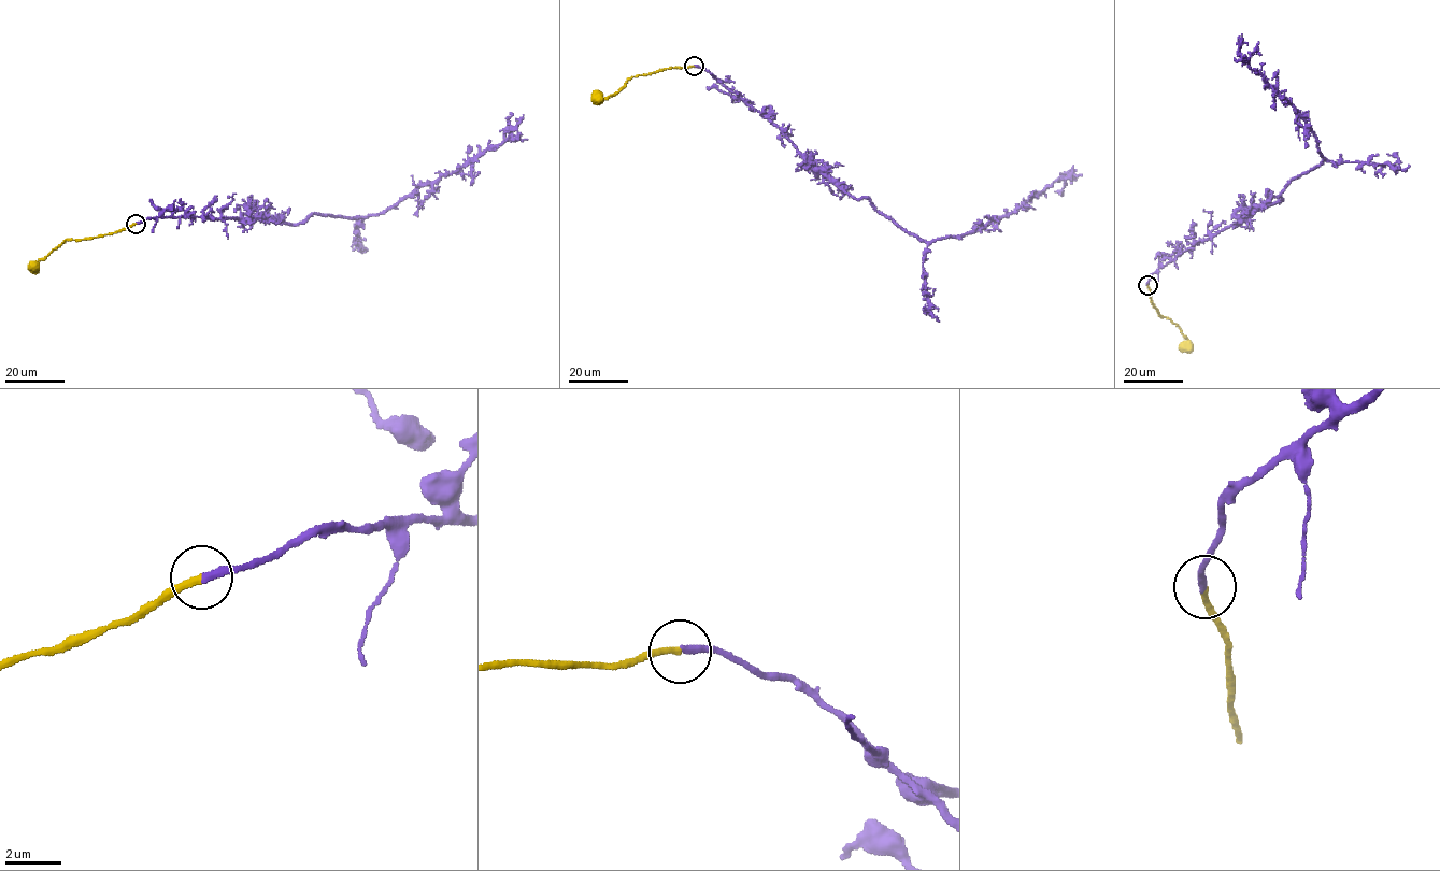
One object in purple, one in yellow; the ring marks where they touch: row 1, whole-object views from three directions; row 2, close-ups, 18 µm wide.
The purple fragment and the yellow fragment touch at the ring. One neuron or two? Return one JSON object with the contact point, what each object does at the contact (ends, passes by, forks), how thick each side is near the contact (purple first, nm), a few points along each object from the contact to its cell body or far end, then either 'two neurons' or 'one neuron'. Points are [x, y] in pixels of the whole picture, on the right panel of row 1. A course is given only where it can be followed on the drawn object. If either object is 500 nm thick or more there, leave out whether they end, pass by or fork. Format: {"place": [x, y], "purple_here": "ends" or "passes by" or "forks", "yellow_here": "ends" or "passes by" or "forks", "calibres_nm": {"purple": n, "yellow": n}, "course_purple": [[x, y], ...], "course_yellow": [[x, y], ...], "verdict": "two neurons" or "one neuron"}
{"place": [1148, 285], "purple_here": "ends", "yellow_here": "ends", "calibres_nm": {"purple": 280, "yellow": 240}, "course_purple": [[1148, 285], [1151, 274], [1185, 251], [1282, 200], [1291, 180], [1324, 160], [1303, 118], [1237, 54], [1240, 37]], "course_yellow": [[1148, 285], [1160, 316], [1168, 317], [1188, 340], [1184, 347]], "verdict": "one neuron"}

